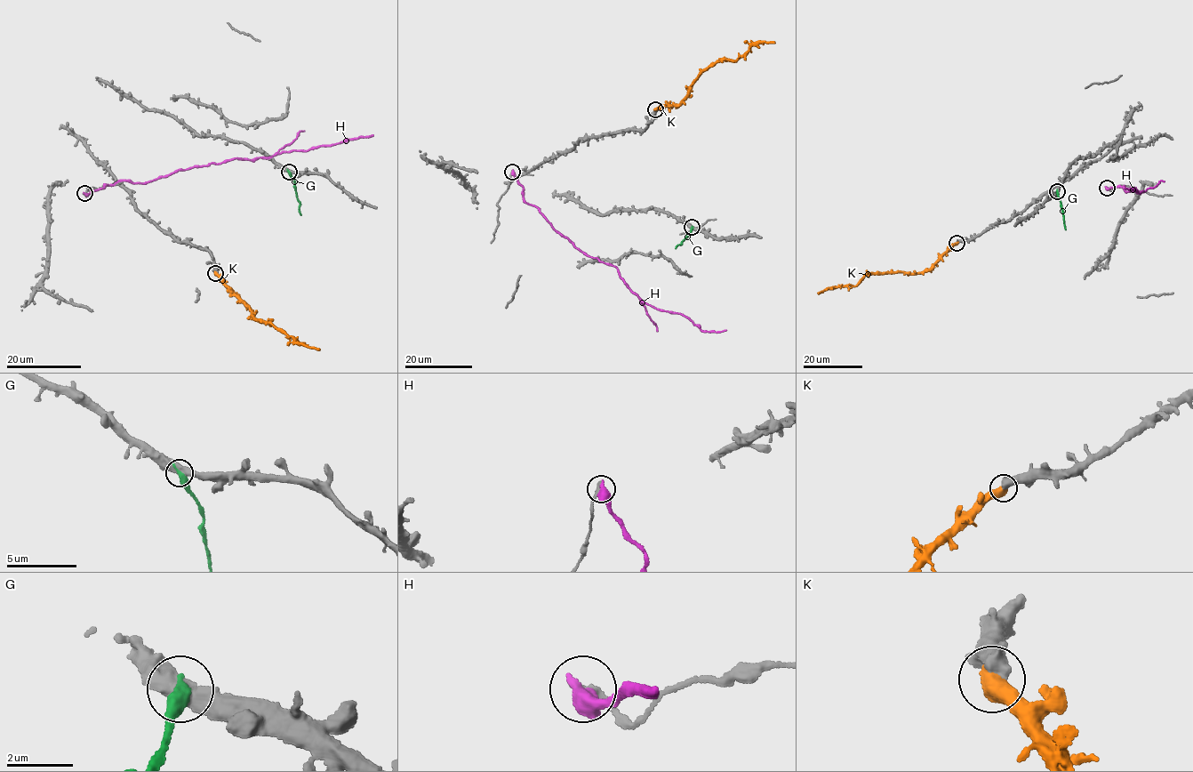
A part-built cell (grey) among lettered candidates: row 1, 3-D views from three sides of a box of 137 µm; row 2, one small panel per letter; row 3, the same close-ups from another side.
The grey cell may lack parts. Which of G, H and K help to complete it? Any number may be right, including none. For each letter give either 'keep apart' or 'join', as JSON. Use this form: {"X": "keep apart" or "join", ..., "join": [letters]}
{"G": "keep apart", "H": "keep apart", "K": "join", "join": ["K"]}

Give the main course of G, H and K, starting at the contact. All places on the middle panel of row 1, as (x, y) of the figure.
G: (692, 228), (688, 237), (676, 248)
H: (512, 172), (526, 202), (538, 207), (575, 247), (617, 268), (644, 302), (685, 316), (703, 331), (726, 330)
K: (655, 109), (662, 106), (676, 107), (688, 92), (692, 83), (717, 61), (734, 61), (754, 44), (773, 43)

